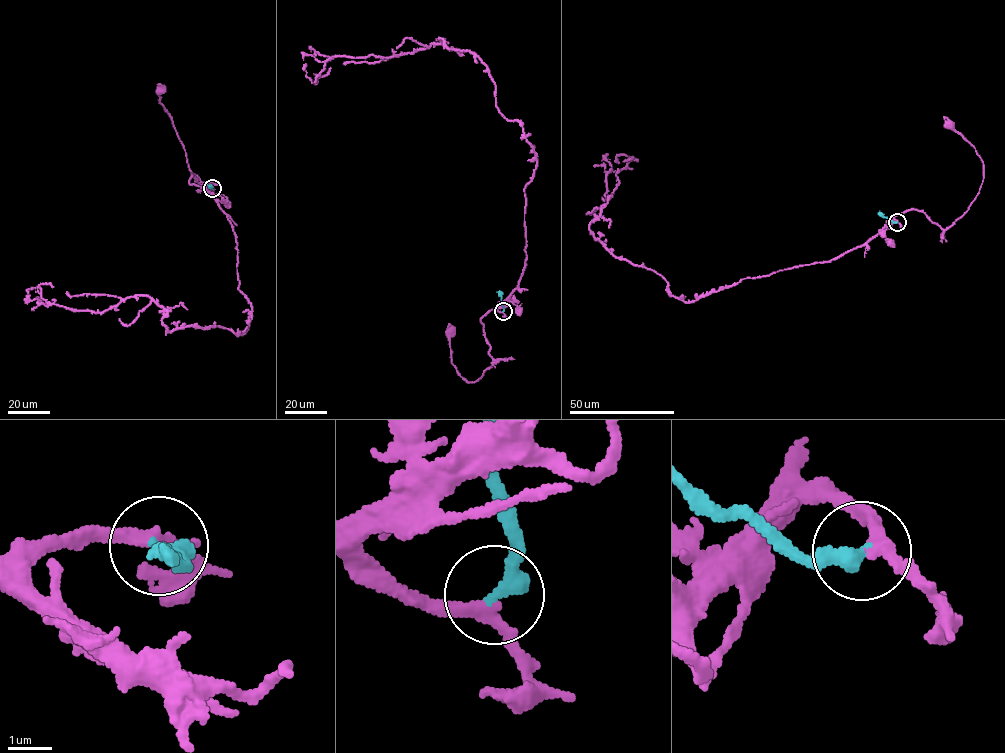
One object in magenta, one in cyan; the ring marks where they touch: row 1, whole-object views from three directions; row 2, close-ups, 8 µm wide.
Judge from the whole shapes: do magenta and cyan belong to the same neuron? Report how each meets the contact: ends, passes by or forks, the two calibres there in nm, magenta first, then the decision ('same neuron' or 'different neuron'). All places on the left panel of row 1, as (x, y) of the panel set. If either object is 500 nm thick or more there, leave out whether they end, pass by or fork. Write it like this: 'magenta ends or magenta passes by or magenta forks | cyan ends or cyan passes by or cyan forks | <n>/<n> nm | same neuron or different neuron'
magenta passes by | cyan ends | 240/400 nm | same neuron

